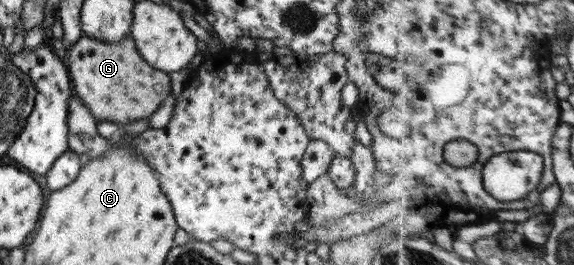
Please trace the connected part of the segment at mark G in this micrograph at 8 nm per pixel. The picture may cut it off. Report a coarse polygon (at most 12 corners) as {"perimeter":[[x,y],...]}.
{"perimeter":[[129,36],[63,51],[96,122],[149,118],[172,90]]}

